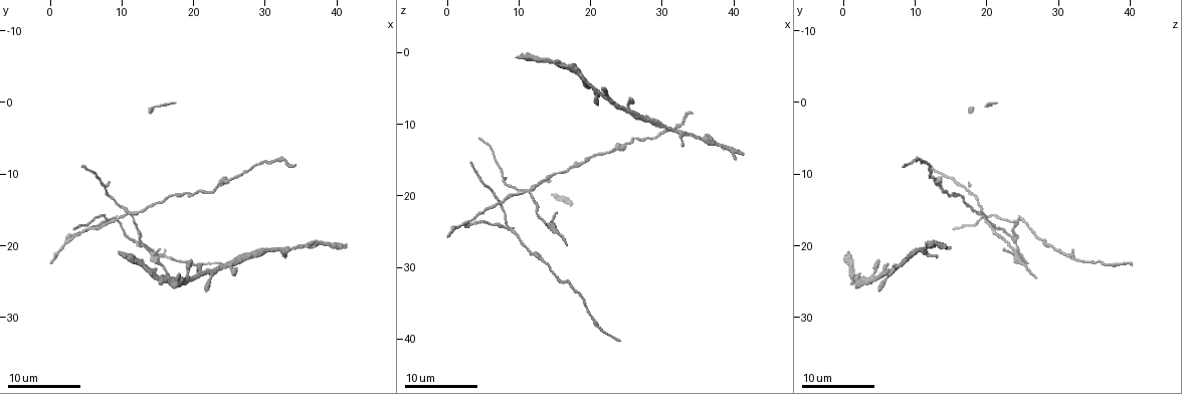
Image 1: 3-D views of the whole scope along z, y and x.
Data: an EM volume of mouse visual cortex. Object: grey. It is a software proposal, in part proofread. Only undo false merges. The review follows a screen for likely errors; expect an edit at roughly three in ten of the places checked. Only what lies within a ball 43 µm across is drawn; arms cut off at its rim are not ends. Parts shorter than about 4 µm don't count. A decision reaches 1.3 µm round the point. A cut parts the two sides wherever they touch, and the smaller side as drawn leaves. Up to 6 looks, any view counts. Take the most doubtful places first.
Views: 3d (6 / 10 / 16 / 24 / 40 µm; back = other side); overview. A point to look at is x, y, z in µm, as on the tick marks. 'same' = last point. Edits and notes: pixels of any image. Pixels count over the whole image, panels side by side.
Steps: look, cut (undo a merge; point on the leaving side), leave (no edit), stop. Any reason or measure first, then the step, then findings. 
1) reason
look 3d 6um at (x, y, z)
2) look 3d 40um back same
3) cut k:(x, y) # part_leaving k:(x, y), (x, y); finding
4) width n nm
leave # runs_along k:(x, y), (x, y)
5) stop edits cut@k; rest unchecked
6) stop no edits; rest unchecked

looks like a crossing
look 3d 10um at (11.5, 15.5, 19.5)

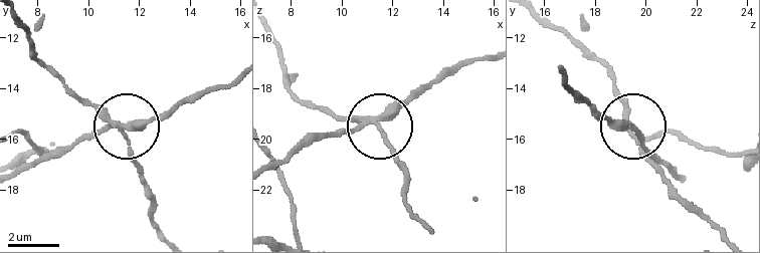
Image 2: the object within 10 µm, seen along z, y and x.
arms 4
cut 2:(82, 101) # part_leaving 2:(116, 128), (166, 236); a second neuron is stuck on

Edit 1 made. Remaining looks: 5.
three-way junction
look 3d 6um at (8.0, 16.5, 24.0)

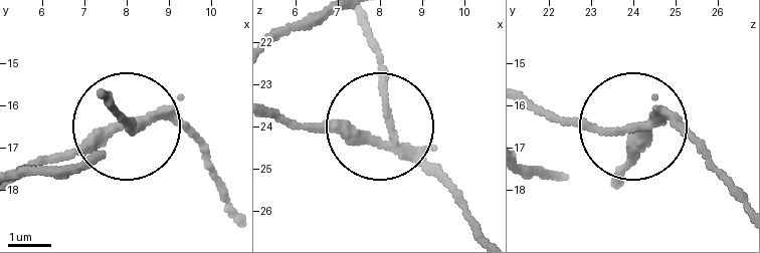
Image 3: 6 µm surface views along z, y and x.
from behind
look 3d 6um back at (8.25, 16.55, 24.10)

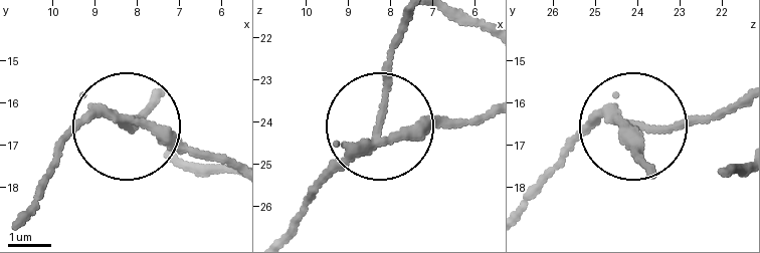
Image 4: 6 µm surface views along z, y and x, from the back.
width 180 nm
cut 4:(385, 73) # part_leaving 4:(371, 132), (403, 16); a second neuron is stuck on

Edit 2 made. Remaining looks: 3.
look overview

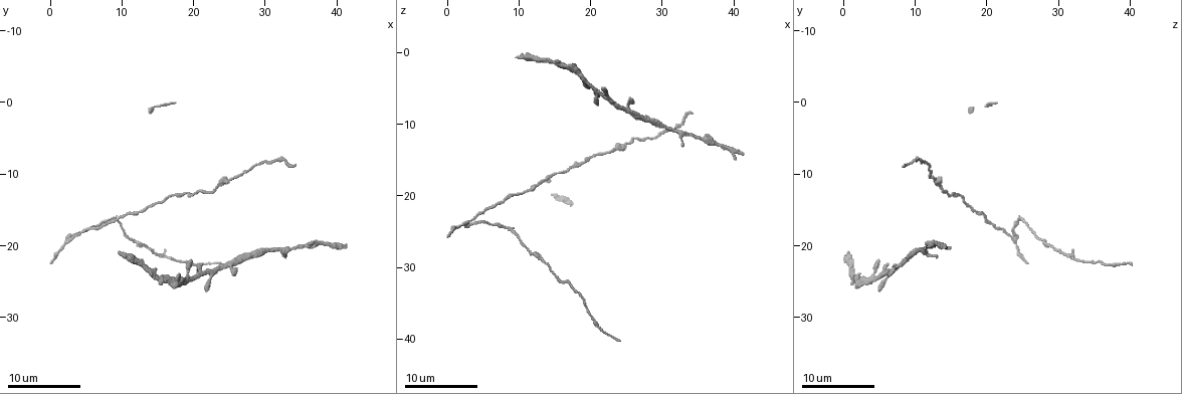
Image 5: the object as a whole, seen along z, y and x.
three-way junction
look 3d 6um at (4.0, 18.5, 23.5)

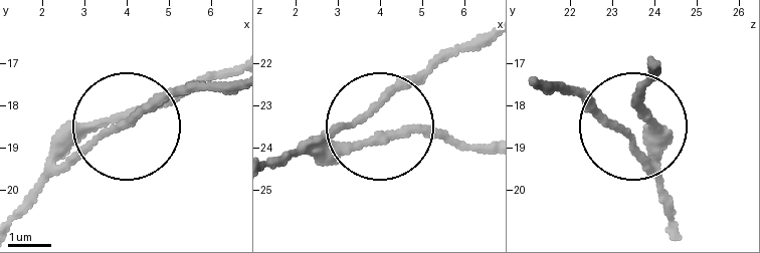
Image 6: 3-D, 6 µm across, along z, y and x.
width 170 nm
leave # one neuron here

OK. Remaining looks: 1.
stop edits cut@2, cut@4; rest unchecked

